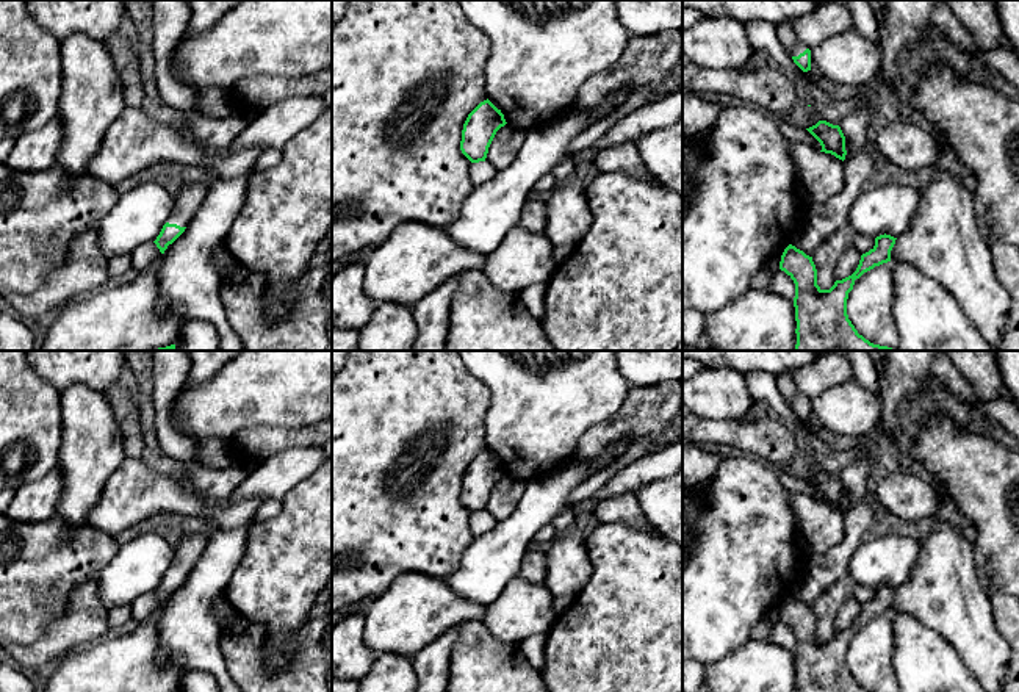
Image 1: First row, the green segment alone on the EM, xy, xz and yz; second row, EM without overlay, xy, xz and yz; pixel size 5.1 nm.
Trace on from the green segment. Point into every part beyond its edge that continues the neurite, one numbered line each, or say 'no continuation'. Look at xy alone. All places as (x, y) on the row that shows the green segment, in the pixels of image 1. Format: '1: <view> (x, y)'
1: xy (190, 198)

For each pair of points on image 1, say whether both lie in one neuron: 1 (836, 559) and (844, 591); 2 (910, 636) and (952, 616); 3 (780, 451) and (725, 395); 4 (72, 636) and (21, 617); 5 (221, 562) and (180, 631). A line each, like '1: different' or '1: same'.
1: different
2: different
3: different
4: different
5: same

